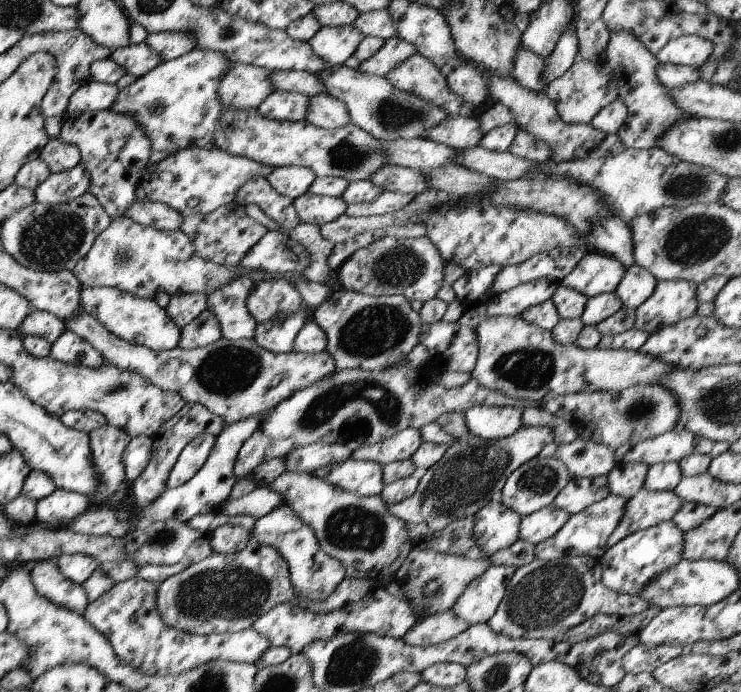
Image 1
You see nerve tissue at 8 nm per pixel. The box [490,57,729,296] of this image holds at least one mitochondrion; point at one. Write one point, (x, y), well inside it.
(690, 185)

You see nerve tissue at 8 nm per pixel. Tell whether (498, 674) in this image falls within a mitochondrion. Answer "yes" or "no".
yes

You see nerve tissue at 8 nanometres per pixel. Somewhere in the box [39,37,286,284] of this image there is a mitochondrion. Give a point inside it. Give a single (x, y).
(124, 259)

